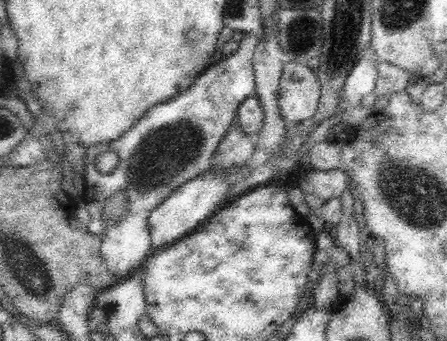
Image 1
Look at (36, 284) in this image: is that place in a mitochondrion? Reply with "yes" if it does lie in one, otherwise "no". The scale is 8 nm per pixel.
yes

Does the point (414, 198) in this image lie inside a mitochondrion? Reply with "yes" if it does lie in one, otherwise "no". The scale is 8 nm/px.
yes

